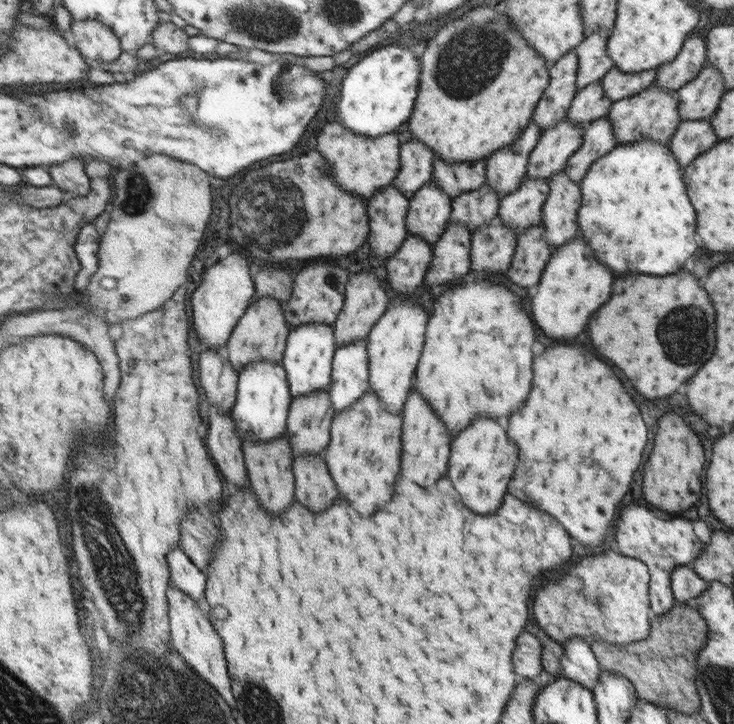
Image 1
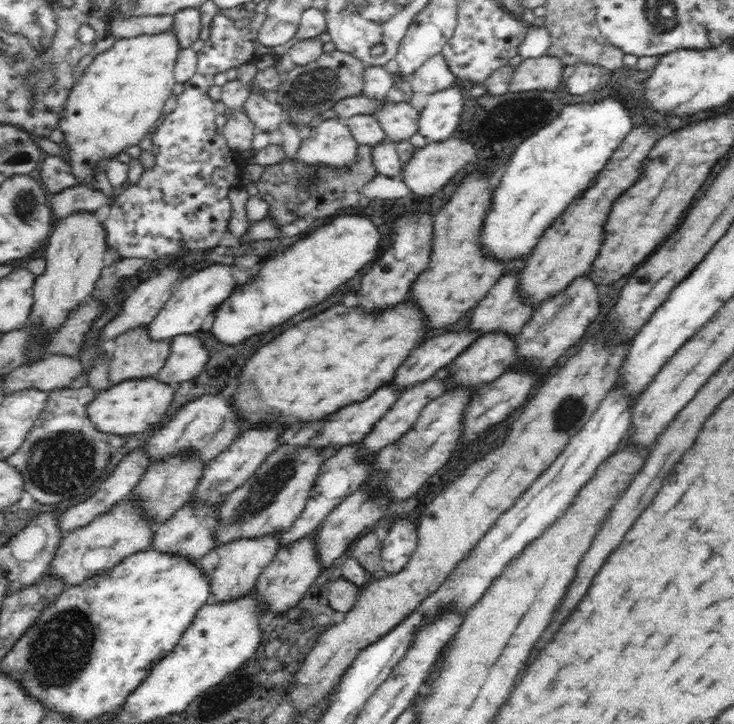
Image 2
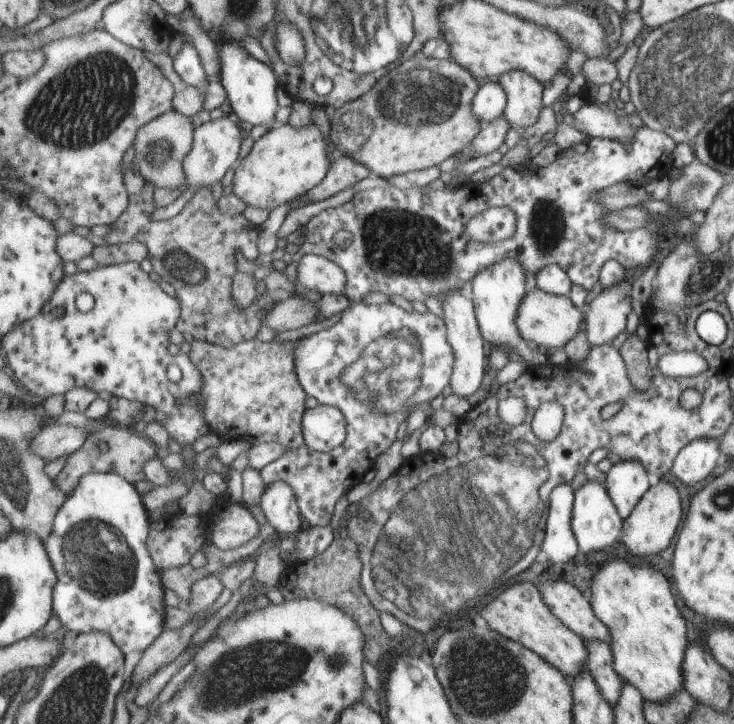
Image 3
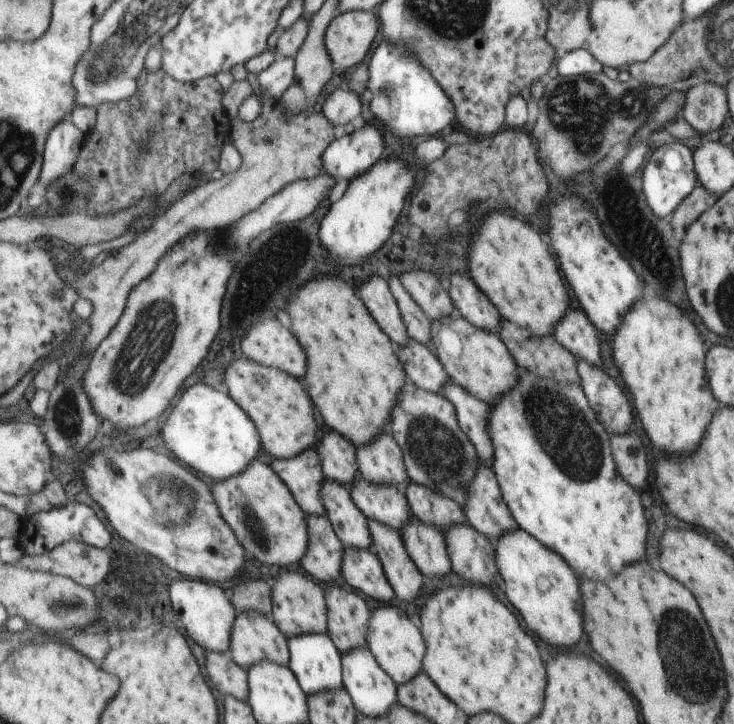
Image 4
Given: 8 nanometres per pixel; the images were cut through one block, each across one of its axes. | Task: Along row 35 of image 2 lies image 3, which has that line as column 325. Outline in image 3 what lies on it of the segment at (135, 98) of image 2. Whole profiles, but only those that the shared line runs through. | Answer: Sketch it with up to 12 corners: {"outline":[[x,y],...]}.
{"outline":[[315,123],[278,124],[237,168],[233,192],[272,211],[335,163]]}

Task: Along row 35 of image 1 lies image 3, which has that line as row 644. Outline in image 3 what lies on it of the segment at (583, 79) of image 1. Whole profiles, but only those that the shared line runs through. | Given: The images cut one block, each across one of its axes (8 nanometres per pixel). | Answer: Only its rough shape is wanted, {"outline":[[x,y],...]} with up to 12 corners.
{"outline":[[586,642],[586,667],[611,707],[623,679],[614,670],[610,645]]}

